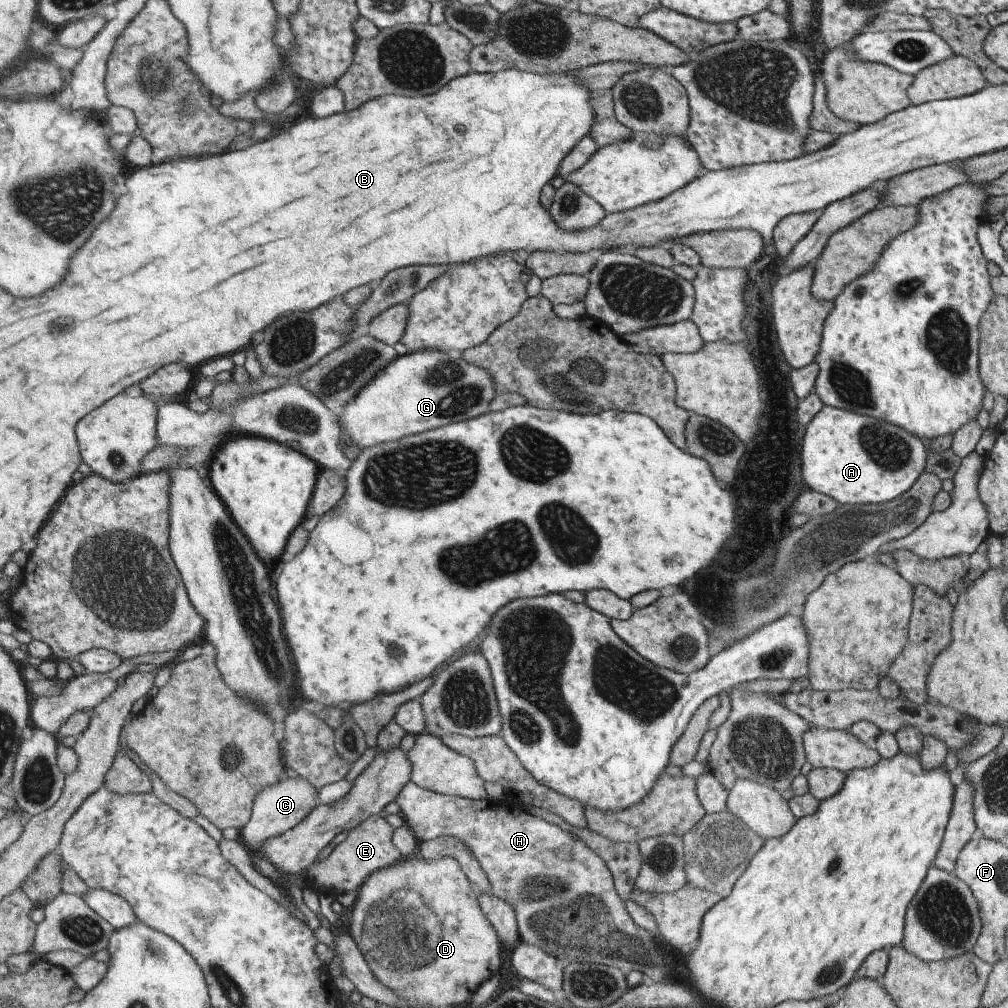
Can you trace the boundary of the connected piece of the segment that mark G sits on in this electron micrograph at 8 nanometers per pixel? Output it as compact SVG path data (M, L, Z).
M415 351L414 353L407 352L405 355L401 355L397 357L386 369L383 369L363 390L360 390L360 393L346 407L344 407L343 410L338 411L338 413L340 414L339 422L340 422L340 427L343 427L343 429L345 429L345 431L348 433L350 437L349 442L346 442L346 443L350 444L350 442L353 441L355 442L355 444L359 445L359 447L363 449L365 447L375 446L376 444L379 444L379 443L387 443L390 440L403 439L404 436L419 434L419 433L425 432L425 430L428 431L428 430L438 429L438 428L441 428L442 426L445 426L451 423L458 423L464 420L474 419L474 418L477 418L478 416L484 415L485 413L489 413L490 404L495 400L497 393L499 392L498 392L498 388L496 387L496 380L494 379L494 376L492 375L492 373L490 373L488 369L486 368L481 368L480 366L470 363L468 360L465 360L463 356L460 358L453 358L451 354L447 354L445 353L445 351L419 351L419 352Z

